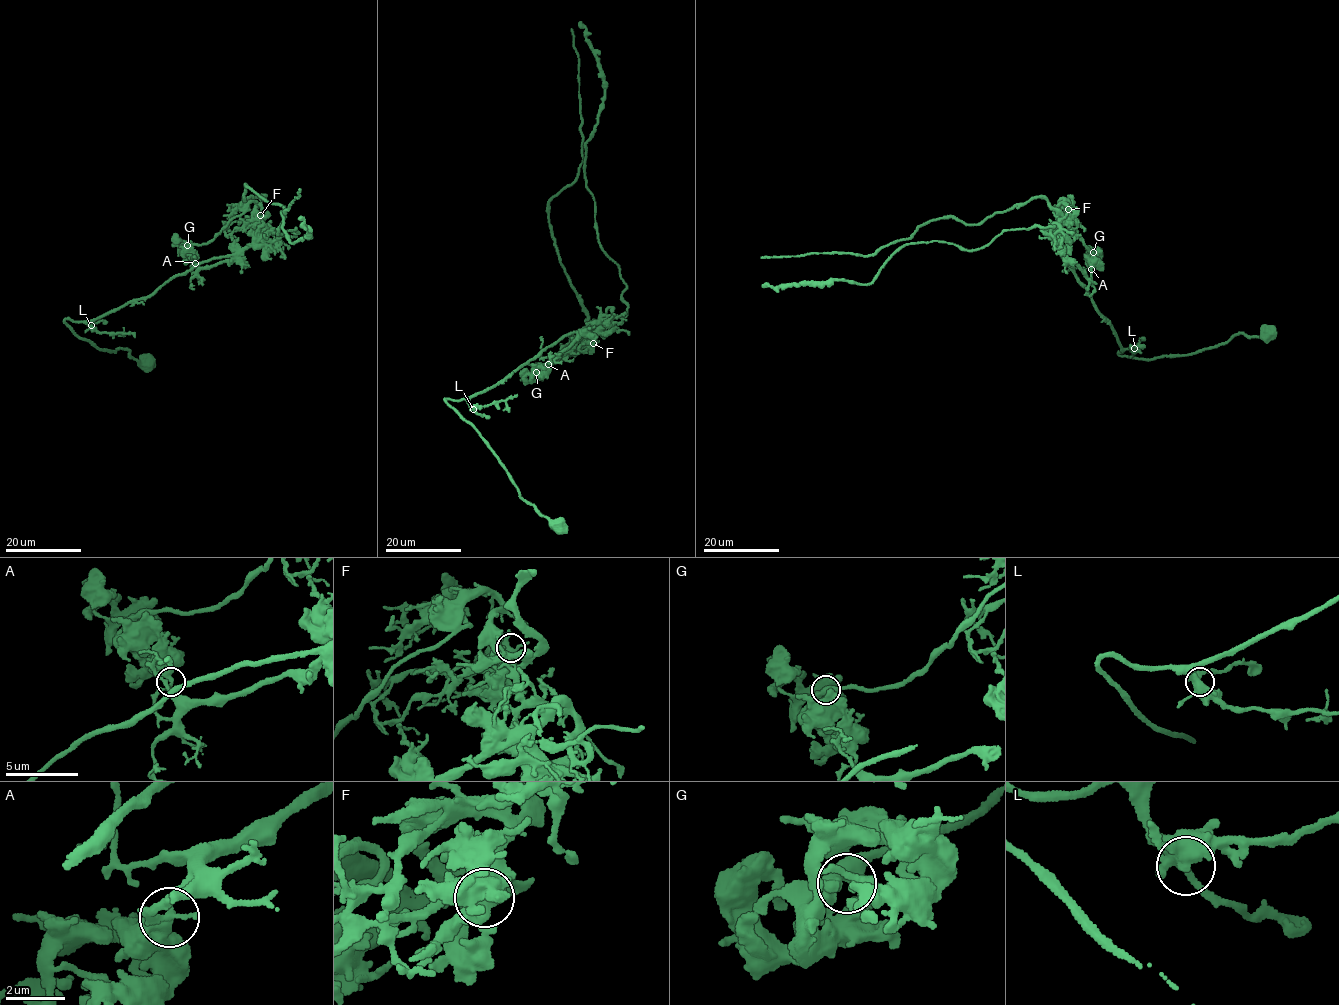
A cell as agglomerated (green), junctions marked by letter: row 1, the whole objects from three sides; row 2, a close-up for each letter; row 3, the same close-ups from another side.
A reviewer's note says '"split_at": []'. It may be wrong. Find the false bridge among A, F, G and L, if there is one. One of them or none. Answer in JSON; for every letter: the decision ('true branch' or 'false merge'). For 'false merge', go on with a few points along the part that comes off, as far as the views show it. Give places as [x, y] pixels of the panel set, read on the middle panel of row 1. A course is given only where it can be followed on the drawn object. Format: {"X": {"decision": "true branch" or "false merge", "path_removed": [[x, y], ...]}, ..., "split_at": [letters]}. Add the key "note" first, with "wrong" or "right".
{"note": "wrong", "A": {"decision": "false merge", "path_removed": [[547, 364], [537, 369], [597, 329], [586, 323], [548, 219], [550, 200], [570, 185], [583, 161], [571, 28]]}, "F": {"decision": "true branch"}, "G": {"decision": "true branch"}, "L": {"decision": "true branch"}, "split_at": ["A"]}

